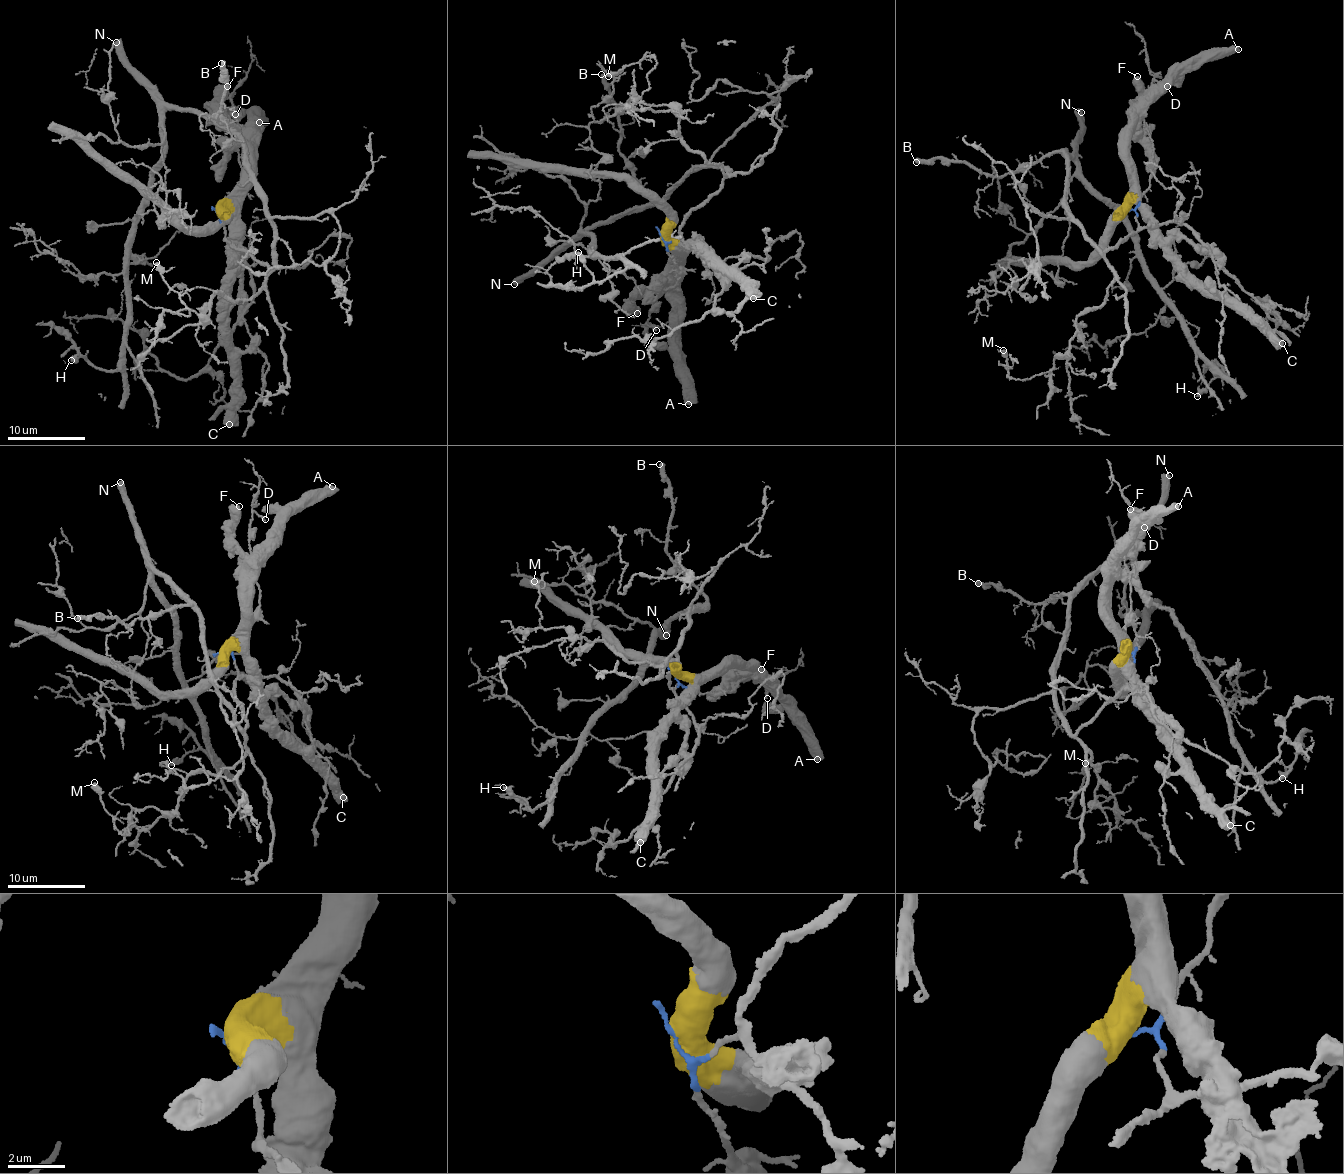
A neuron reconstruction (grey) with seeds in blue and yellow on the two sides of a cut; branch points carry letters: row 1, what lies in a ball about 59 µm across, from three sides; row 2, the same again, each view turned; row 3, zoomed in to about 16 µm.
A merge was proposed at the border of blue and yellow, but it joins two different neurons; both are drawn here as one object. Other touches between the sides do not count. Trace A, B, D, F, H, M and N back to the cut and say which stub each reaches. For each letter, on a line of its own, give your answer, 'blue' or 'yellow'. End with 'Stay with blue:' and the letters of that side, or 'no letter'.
A: yellow
B: blue
D: blue
F: yellow
H: blue
M: blue
N: blue
Stay with blue: B, D, H, M, N

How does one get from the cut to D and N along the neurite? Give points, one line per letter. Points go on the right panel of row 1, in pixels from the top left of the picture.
D: (1125, 210), (1139, 202), (1140, 196), (1149, 186), (1153, 141), (1142, 116), (1143, 97), (1154, 81), (1167, 85)
N: (1125, 210), (1137, 214), (1138, 229), (1103, 254), (1068, 211), (1067, 161), (1061, 155), (1074, 153), (1081, 112)

